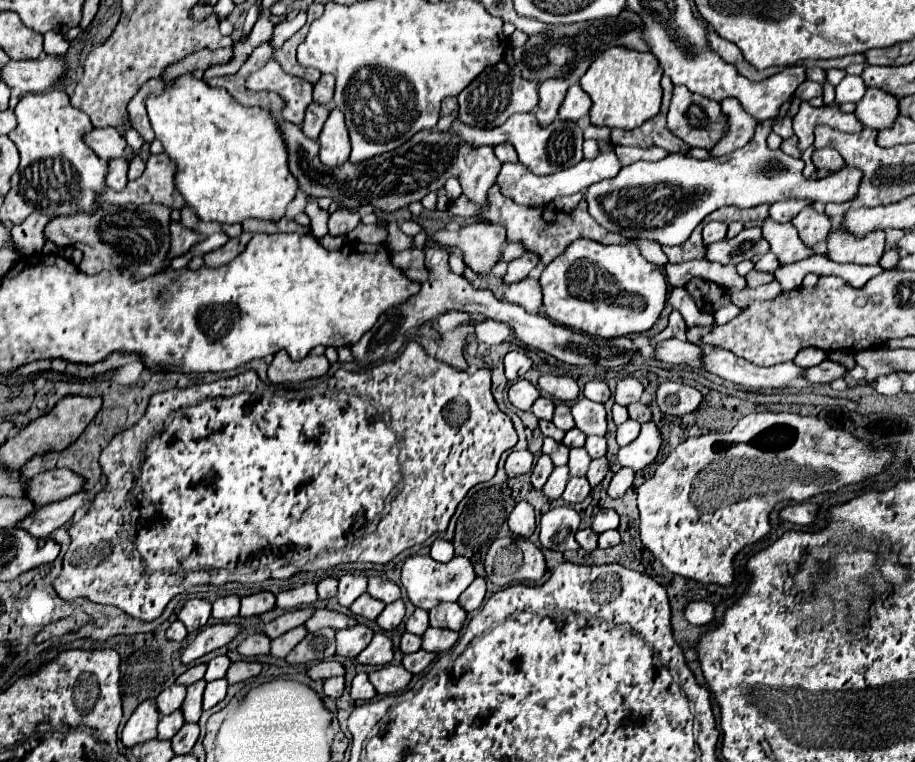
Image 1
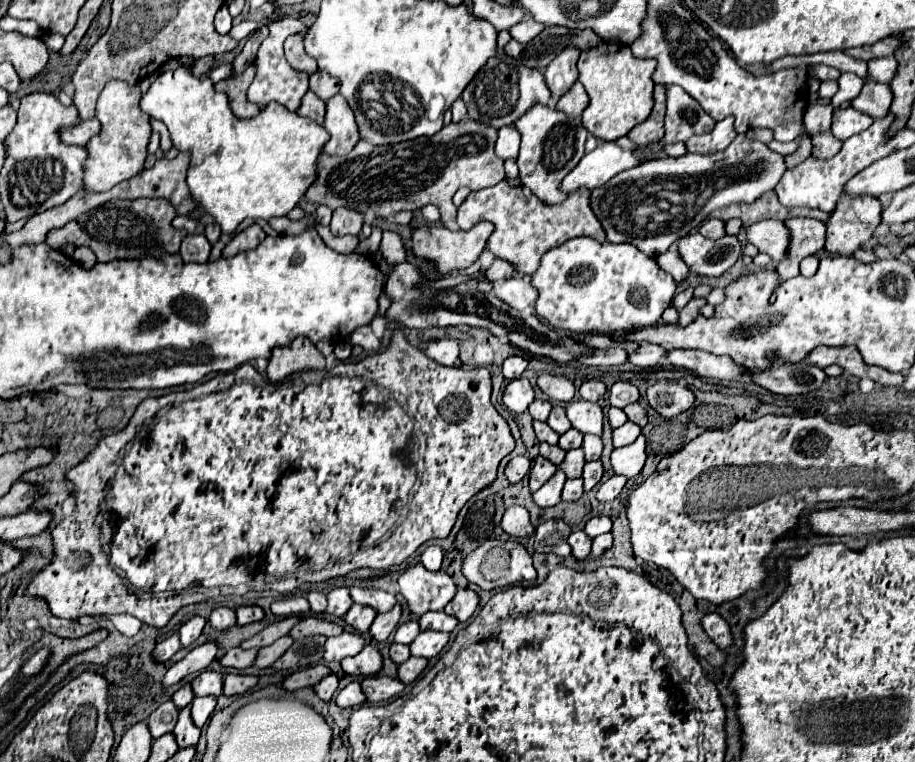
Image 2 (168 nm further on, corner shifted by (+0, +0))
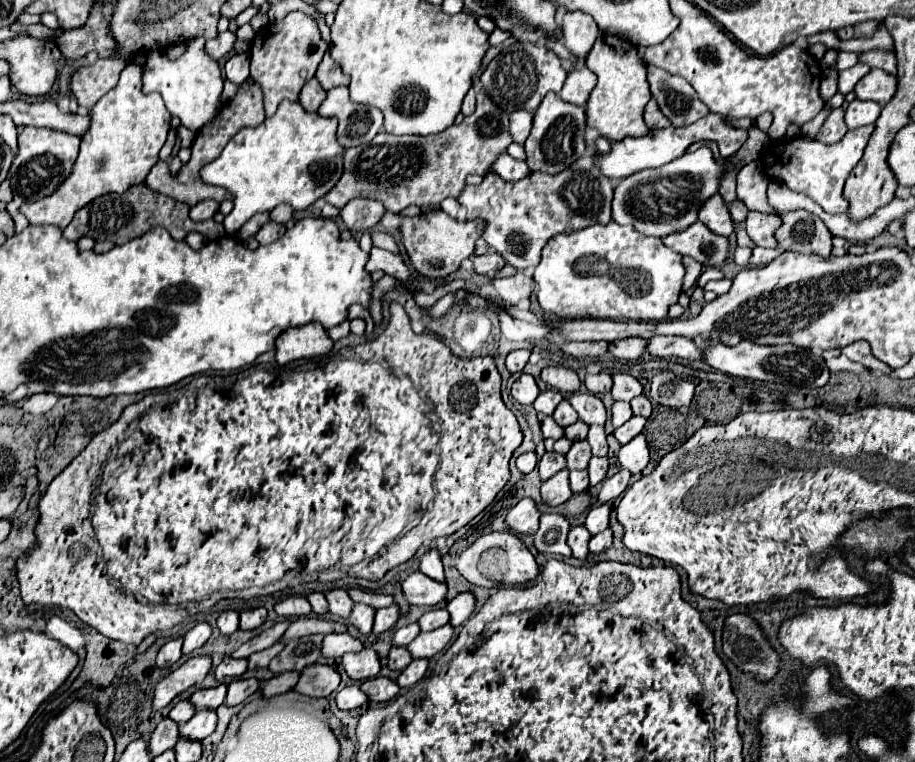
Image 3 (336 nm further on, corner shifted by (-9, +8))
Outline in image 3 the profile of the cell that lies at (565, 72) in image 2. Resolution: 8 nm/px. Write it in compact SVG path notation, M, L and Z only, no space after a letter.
M566 12L562 22L562 42L578 56L580 64L586 60L594 40L598 38L598 26L586 12Z

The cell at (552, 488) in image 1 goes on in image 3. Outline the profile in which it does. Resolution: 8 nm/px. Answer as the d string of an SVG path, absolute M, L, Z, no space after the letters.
M568 470L558 472L558 476L552 476L550 480L542 482L542 502L548 506L560 506L572 496L570 484L568 484Z

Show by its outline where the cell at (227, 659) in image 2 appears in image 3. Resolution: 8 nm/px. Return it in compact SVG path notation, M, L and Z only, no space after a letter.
M226 656L214 670L216 682L234 680L234 678L240 678L242 674L246 674L246 660L234 660L230 656Z

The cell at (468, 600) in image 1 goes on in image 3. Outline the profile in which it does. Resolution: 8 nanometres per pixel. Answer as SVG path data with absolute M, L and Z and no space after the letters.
M462 592L458 594L454 600L448 602L446 610L450 614L450 624L456 628L460 626L464 620L468 620L468 616L474 612L474 596L470 592Z

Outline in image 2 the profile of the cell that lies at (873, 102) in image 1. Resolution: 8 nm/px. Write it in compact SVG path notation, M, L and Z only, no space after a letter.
M867 80L861 94L851 100L851 106L871 118L885 118L889 114L891 100L893 100L893 94L891 94L889 84Z

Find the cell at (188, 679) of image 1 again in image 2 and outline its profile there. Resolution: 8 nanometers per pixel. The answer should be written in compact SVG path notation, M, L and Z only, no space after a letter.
M183 684L175 694L173 694L173 702L177 708L183 708L187 706L189 702L193 700L193 690L191 690L191 684Z

